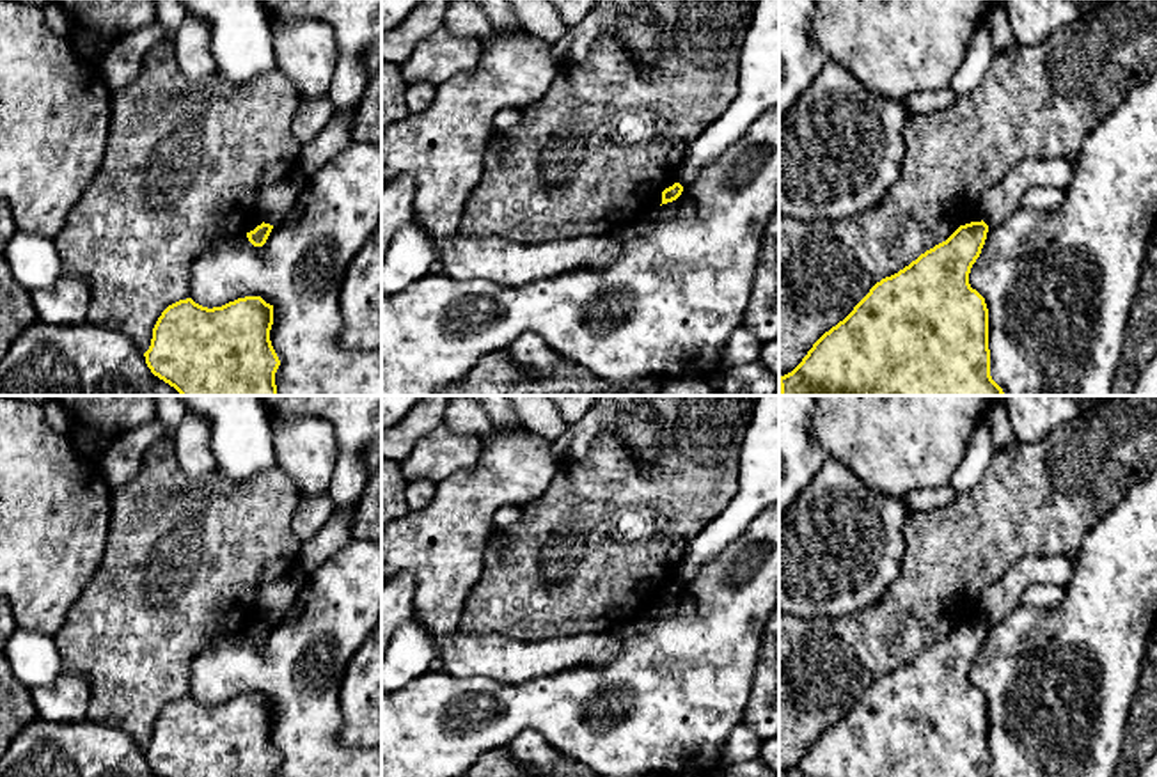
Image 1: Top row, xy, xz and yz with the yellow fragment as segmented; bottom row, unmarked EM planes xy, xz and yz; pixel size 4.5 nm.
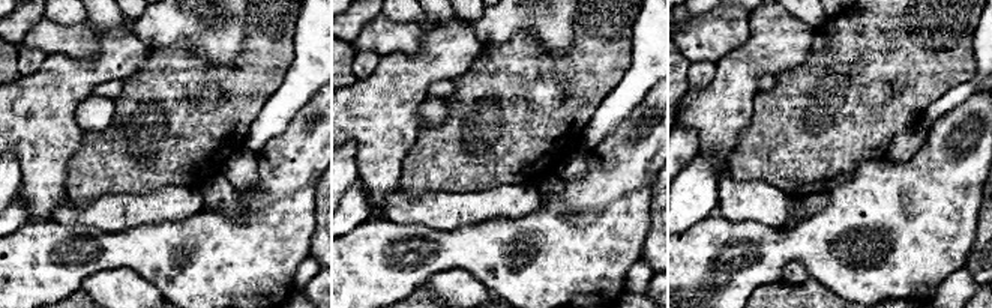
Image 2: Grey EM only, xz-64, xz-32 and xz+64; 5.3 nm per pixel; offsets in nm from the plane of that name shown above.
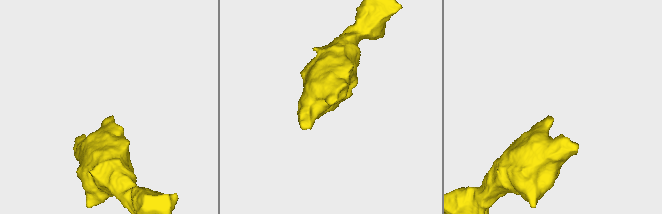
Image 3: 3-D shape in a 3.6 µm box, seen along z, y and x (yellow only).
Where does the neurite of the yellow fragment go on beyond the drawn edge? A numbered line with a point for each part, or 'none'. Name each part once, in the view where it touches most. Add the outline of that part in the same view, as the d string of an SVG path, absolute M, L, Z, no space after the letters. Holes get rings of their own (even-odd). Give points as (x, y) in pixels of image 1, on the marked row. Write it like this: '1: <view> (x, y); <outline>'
none

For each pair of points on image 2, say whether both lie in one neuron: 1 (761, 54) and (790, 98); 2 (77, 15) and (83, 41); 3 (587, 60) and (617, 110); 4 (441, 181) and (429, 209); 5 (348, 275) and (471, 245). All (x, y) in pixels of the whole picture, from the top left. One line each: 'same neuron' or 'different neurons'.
1: different neurons
2: different neurons
3: different neurons
4: different neurons
5: same neuron

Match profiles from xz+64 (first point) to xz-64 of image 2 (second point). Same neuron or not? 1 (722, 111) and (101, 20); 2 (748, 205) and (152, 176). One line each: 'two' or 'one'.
1: two
2: two

